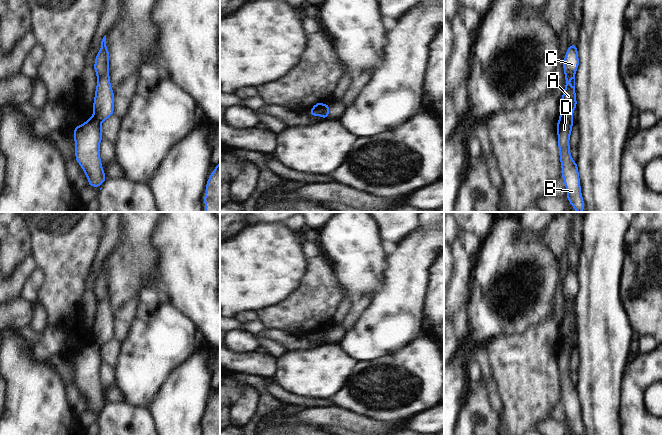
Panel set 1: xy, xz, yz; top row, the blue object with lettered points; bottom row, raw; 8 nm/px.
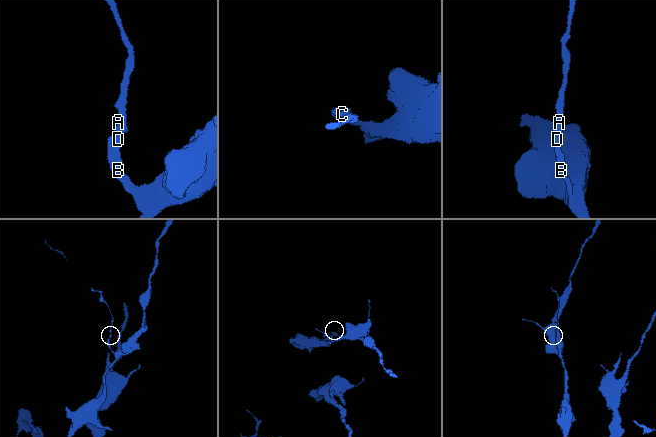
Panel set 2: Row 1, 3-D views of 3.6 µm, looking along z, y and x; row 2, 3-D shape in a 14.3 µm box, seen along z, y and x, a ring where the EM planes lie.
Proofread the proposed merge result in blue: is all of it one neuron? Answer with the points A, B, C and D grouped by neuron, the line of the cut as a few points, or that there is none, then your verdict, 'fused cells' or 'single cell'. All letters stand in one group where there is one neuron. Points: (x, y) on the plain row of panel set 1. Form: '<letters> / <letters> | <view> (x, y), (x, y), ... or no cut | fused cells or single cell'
A C / B D | yz (559, 343), (572, 345) | fused cells

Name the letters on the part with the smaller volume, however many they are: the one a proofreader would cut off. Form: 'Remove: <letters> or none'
Remove: A, C

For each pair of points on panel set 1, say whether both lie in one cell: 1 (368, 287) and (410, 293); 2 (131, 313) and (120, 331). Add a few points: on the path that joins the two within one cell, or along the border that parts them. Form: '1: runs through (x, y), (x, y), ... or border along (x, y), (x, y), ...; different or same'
1: border along (389, 267), (385, 273), (384, 285), (374, 296); different
2: runs through (127, 317), (123, 321), (122, 327); same

